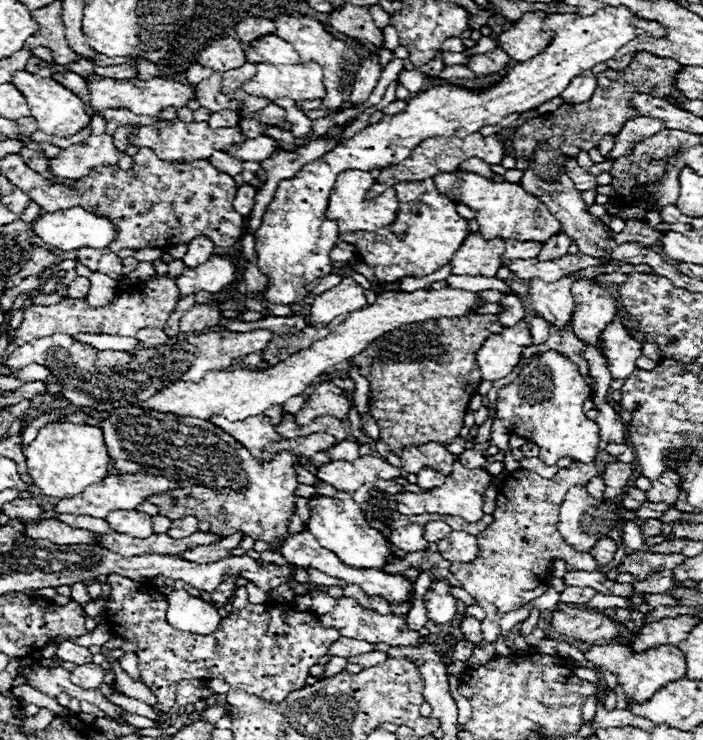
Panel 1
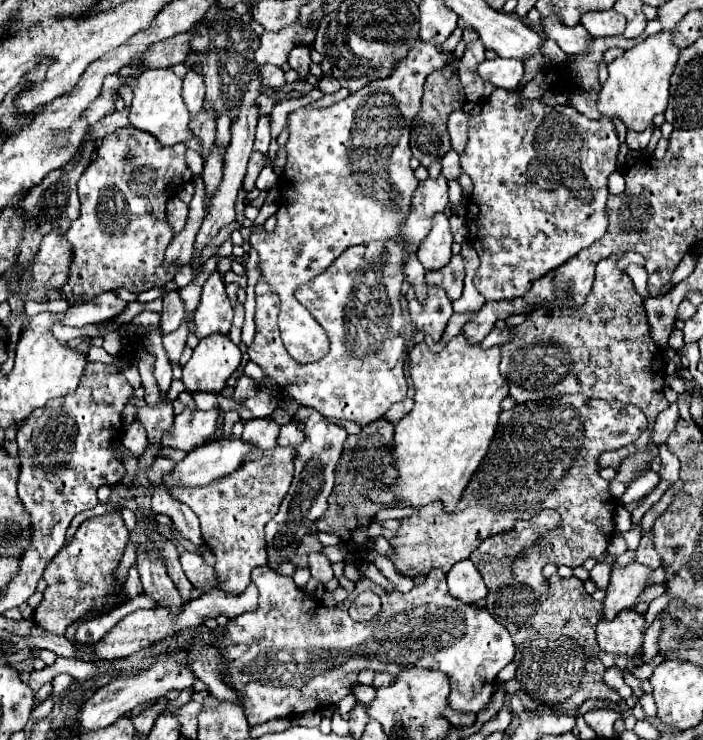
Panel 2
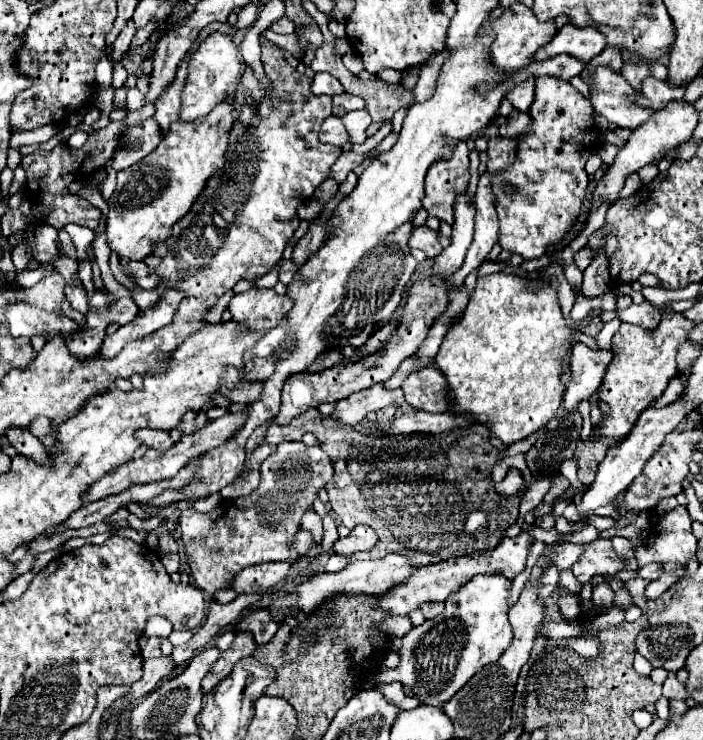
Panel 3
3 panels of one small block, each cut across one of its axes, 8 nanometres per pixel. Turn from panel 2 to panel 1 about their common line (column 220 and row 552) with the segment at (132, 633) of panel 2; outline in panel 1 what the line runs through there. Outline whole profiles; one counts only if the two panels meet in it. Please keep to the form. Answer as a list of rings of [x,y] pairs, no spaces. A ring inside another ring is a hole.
[[[604,536],[602,540],[598,540],[598,544],[594,544],[590,554],[598,560],[598,566],[606,566],[614,558],[616,548],[618,548],[618,544],[610,536]]]

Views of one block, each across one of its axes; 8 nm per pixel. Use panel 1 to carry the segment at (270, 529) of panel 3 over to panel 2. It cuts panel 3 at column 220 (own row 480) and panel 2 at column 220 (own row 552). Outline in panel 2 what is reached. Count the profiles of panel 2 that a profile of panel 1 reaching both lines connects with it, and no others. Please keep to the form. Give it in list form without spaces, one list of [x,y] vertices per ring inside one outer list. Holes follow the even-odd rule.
[[[276,446],[272,450],[254,450],[250,452],[240,468],[204,488],[176,488],[172,490],[172,498],[186,504],[192,508],[192,512],[200,518],[200,528],[202,528],[202,538],[204,542],[212,548],[216,556],[216,578],[218,578],[218,588],[228,592],[228,594],[242,594],[248,584],[250,584],[250,572],[260,566],[268,564],[268,552],[266,552],[266,538],[262,538],[264,526],[270,522],[272,516],[276,516],[276,510],[288,492],[288,486],[292,482],[294,474],[294,450],[292,448],[282,448]]]

